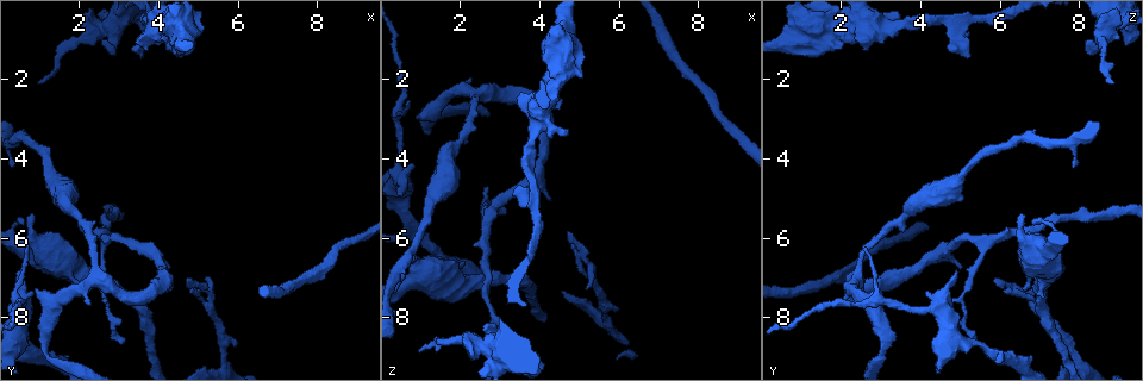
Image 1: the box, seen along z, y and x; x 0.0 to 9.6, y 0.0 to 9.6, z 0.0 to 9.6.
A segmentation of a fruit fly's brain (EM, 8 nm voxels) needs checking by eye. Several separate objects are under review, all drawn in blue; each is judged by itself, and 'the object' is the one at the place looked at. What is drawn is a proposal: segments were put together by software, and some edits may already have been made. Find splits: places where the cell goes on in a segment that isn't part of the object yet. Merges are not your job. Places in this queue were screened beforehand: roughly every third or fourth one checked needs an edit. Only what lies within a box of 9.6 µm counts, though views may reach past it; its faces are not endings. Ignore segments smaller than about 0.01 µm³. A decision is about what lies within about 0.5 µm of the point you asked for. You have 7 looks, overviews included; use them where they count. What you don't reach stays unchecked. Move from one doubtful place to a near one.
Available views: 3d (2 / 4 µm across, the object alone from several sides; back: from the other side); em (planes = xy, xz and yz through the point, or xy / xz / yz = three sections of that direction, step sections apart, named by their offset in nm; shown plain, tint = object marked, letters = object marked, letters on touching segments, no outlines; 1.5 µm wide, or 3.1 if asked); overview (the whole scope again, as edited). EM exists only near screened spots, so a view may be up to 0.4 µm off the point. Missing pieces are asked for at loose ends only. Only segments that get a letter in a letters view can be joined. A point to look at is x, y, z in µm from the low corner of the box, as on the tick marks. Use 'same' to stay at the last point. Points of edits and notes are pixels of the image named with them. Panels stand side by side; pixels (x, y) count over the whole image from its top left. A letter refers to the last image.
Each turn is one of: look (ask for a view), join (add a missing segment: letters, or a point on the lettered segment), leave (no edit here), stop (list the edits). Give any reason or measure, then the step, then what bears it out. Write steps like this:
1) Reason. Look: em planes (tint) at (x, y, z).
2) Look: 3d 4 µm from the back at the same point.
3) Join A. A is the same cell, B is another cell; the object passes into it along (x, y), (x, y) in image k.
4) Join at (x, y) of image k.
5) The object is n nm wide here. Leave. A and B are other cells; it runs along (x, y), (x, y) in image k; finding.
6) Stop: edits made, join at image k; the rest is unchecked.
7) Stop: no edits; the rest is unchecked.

An open end. Look: 3d 2 µm from the back at (0.95, 2.10, 8.85).

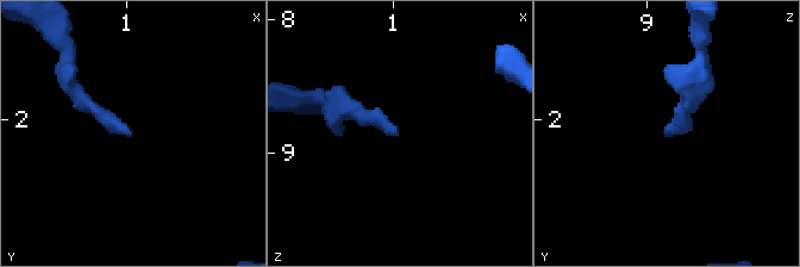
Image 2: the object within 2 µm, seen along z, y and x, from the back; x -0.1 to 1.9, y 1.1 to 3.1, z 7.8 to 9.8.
Now the EM. Look: em 3.1 µm yz step 16 (letters) at (1.00, 2.08, 8.88).

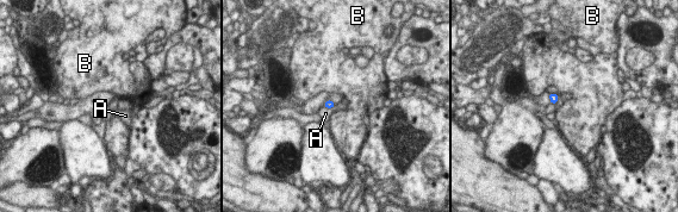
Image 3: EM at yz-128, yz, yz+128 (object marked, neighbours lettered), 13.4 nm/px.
The object is 120 nm wide here. Leave. A and B are other cells; a border runs along (335, 105), (324, 107) in image 3; no lettered segment goes on from it.

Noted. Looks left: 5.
Branch stops here. Look: 3d 4 µm at (0.85, 5.45, 6.50).

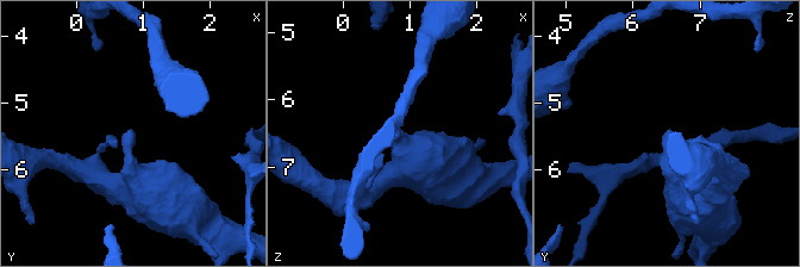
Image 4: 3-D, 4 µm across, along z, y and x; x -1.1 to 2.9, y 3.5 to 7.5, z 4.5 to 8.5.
Now the EM. Look: em planes (letters) at (0.80, 5.40, 6.45).

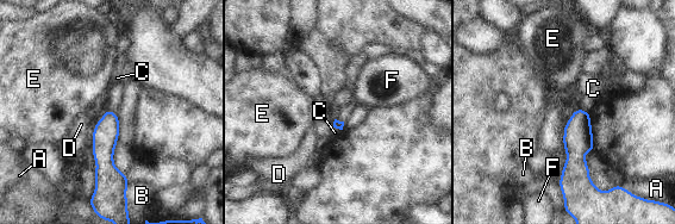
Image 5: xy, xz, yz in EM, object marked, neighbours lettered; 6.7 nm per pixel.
Leave. A, B, C, D, E and F are other cells; a border runs along (581, 107), (588, 113) in image 5; none of them fits.

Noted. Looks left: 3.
Look: em planes (plain) at (5.10, 7.05, 7.35).

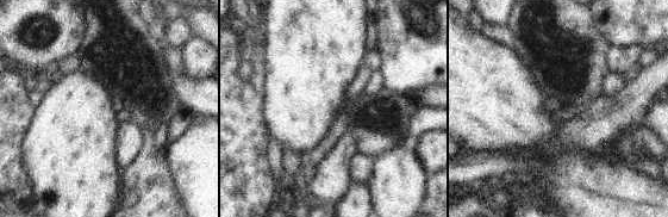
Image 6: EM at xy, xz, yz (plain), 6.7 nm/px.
Look: em planes (letters) at the same point.

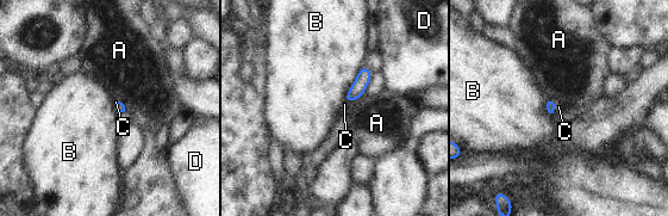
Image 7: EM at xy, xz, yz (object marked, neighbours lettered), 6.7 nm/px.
The longest contact is with B, 280 nm. Join C. C is the same cell, A, B and D are other cells; the object passes into it along (359, 87), (347, 100), (344, 104) in image 7; it goes on there.

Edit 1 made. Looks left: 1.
Stop: edits made, join at image 7; the rest is unchecked.

